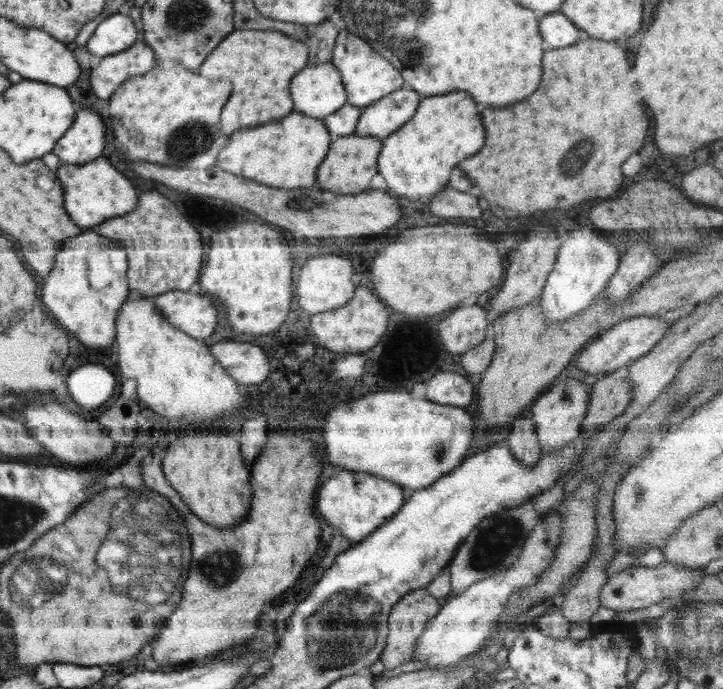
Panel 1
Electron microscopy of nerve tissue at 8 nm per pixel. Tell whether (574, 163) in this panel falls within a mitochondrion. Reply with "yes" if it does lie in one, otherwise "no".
yes

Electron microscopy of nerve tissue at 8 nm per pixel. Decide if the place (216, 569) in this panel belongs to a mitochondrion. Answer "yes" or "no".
yes

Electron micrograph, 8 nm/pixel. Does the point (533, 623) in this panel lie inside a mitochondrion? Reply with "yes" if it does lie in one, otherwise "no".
no

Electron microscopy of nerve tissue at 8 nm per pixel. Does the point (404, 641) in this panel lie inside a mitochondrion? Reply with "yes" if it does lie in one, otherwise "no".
no

